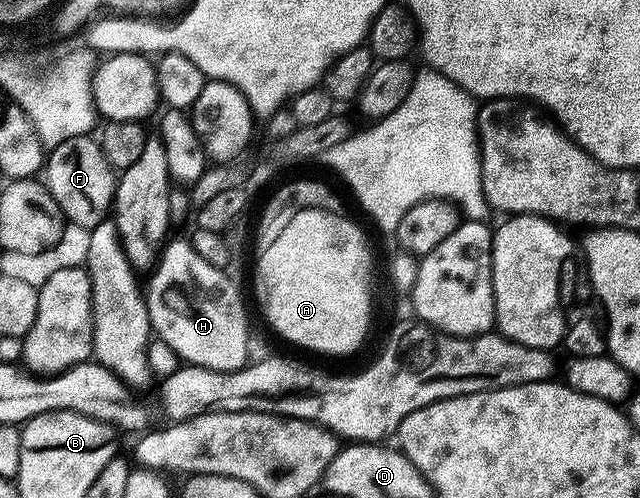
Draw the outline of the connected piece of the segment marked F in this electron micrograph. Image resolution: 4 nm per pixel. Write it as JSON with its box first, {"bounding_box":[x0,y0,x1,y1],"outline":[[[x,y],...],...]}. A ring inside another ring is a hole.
{"bounding_box":[44,134,116,229],"outline":[[[89,134],[72,137],[48,151],[44,162],[44,182],[56,205],[71,224],[89,229],[107,222],[114,205],[116,171],[104,157],[101,142]]]}

